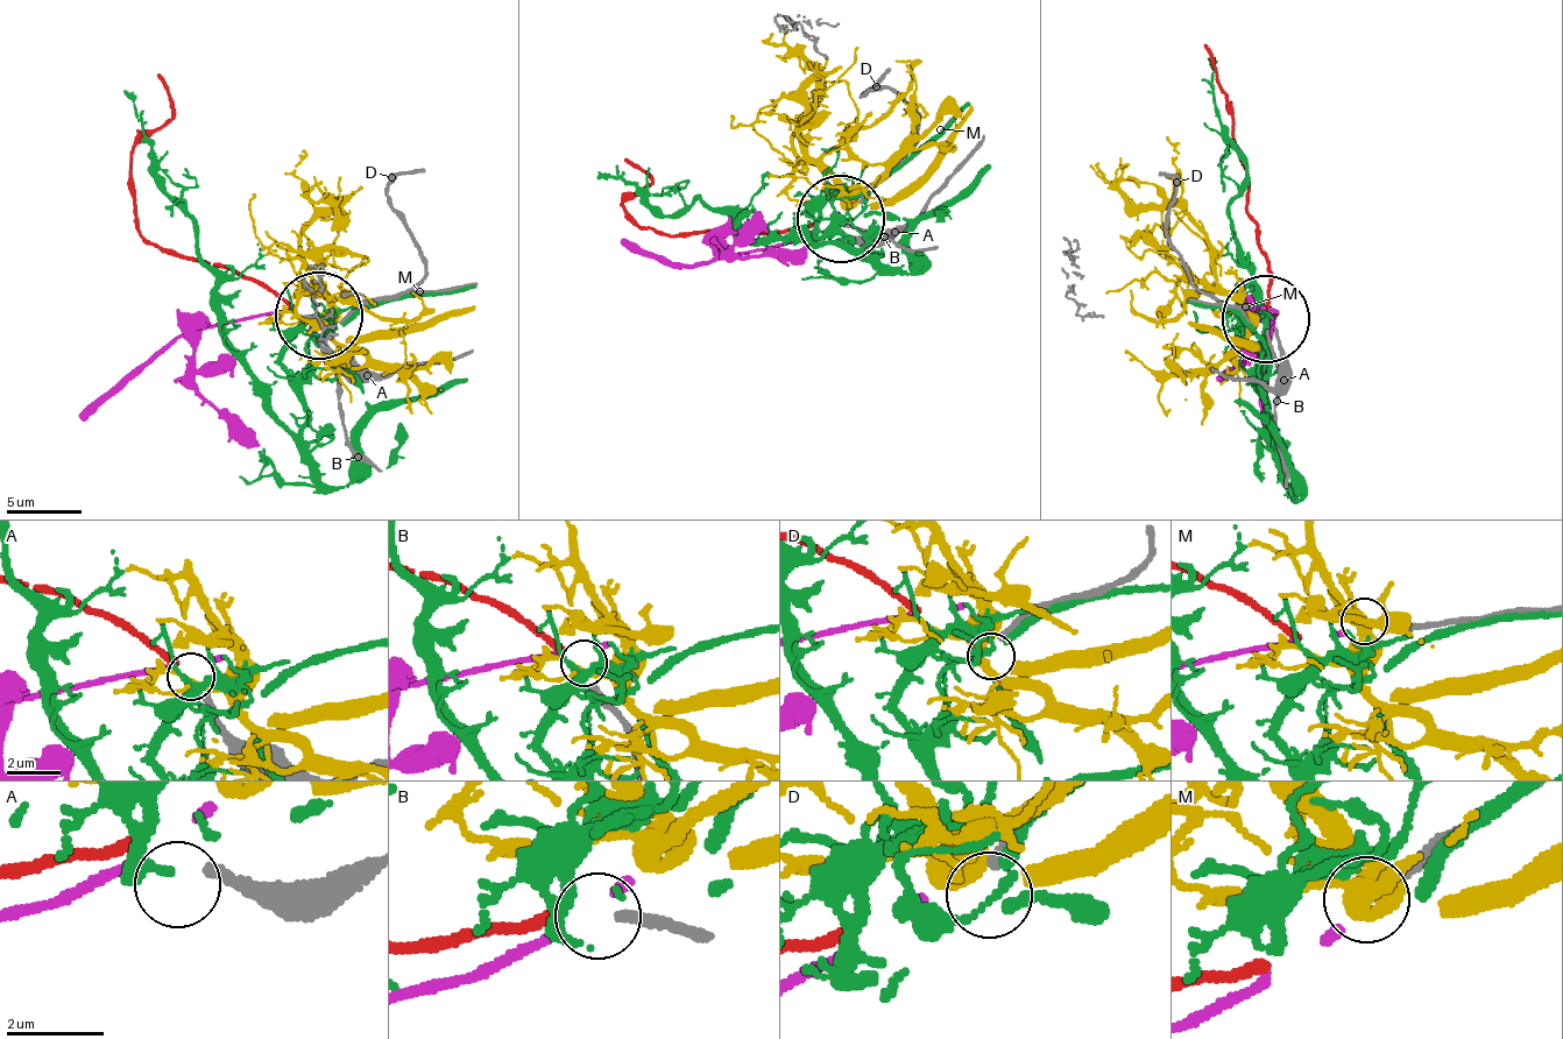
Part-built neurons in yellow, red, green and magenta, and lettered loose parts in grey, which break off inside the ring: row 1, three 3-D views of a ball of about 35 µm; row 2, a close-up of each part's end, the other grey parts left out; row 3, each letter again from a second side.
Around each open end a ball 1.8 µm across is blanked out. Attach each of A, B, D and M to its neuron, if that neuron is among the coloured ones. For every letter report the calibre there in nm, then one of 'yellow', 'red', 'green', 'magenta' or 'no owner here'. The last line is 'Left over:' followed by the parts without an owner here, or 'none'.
A: 240 nm | no owner here
B: 240 nm | red
D: 220 nm | yellow
M: 280 nm | magenta
Left over: A

